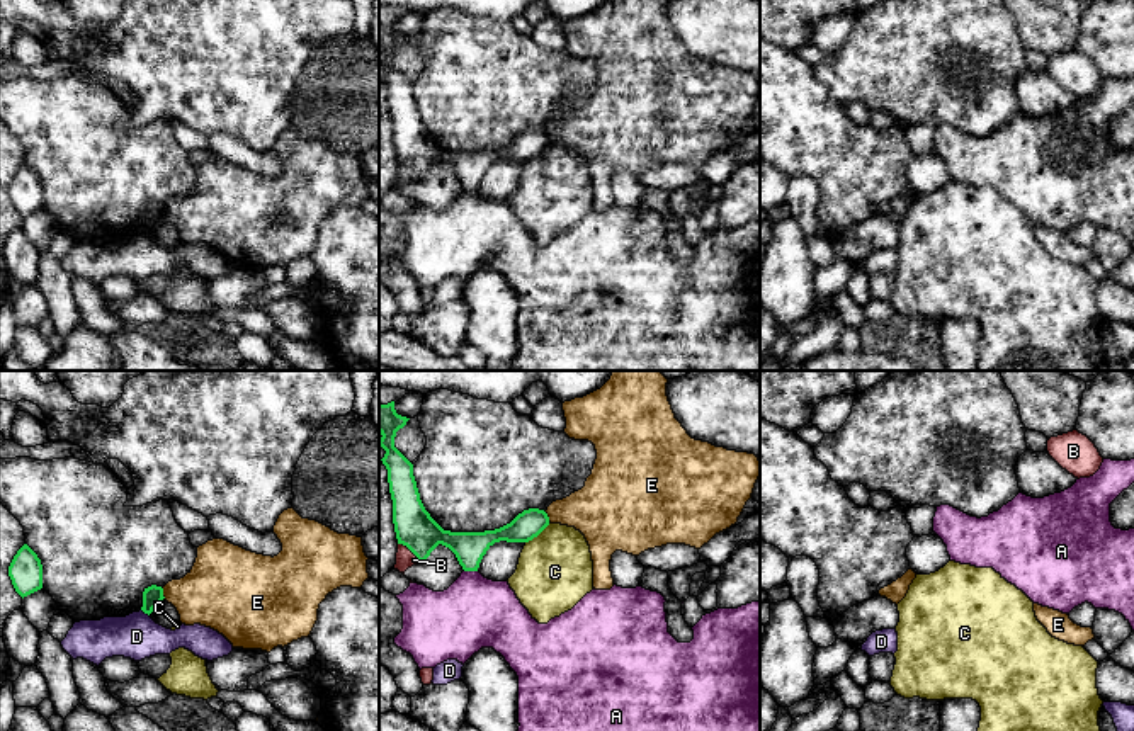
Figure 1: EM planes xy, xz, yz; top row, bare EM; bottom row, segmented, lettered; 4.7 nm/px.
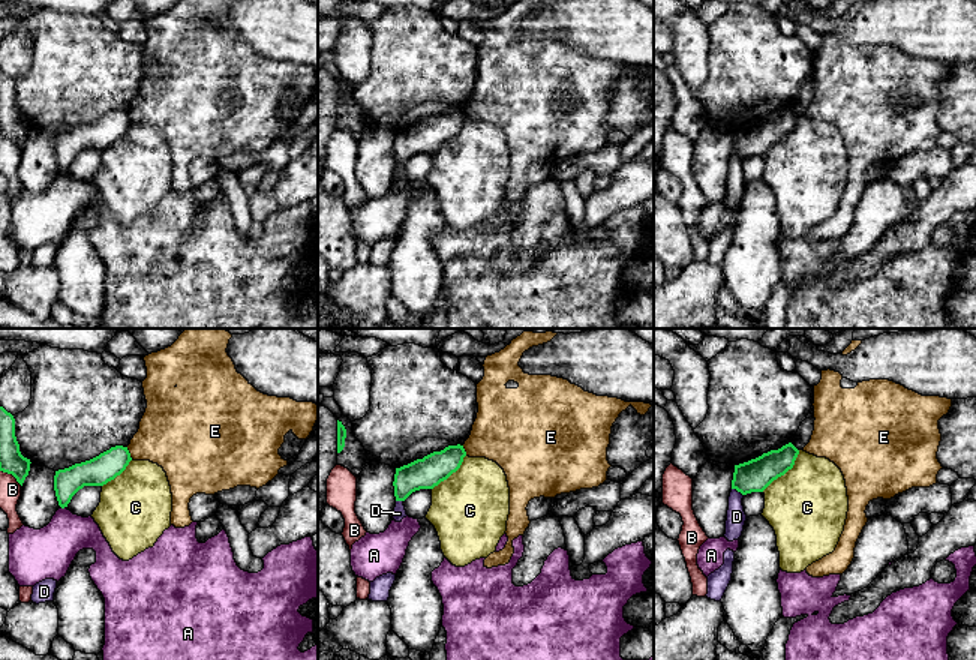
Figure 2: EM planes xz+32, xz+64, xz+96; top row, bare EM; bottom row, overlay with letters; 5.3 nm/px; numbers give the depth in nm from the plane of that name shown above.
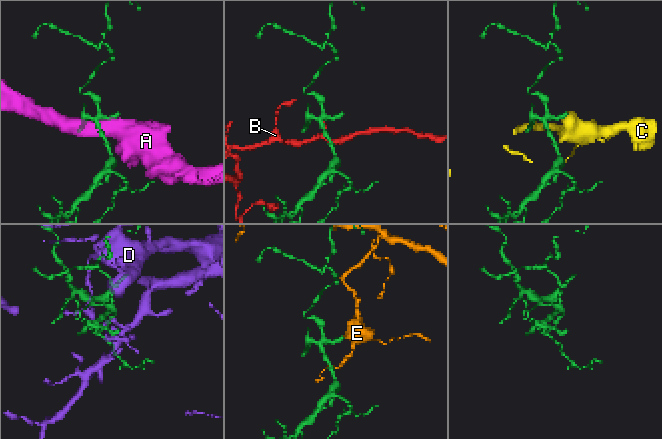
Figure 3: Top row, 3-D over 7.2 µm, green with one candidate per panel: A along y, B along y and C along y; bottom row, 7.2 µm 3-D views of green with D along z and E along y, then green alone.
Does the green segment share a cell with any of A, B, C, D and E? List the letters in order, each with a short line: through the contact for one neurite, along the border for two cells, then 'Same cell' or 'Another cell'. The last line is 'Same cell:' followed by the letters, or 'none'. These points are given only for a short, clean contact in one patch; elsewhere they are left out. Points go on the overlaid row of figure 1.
A: Another cell
B: Another cell
C: Line: xz (549, 522), (526, 543). Another cell
D: Another cell
E: Line: xy (162, 589), (165, 597). Another cell
Same cell: none

